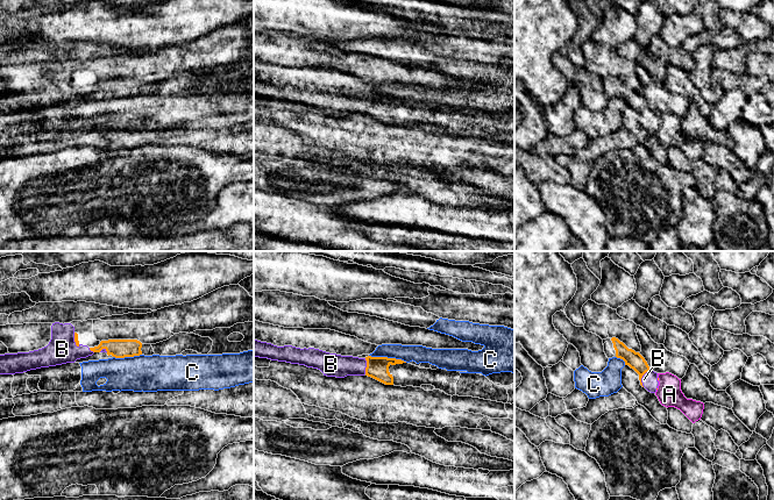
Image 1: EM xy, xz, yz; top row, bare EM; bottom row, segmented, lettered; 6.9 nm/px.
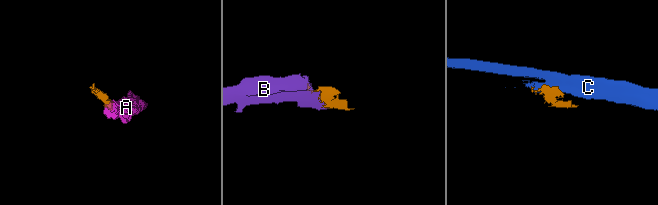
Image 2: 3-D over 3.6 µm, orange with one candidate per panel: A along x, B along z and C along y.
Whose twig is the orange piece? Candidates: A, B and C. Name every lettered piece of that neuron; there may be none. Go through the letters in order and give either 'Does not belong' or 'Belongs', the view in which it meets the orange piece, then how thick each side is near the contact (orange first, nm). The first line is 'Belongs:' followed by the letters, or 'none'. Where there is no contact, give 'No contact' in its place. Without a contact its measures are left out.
Belongs: B
A: Does not belong. No contact
B: Belongs. Touches orange in yz. Thickness 110 nm (orange) against 110 nm
C: Does not belong. Touches orange in xz. Thickness 160 nm (orange) against 120 nm

